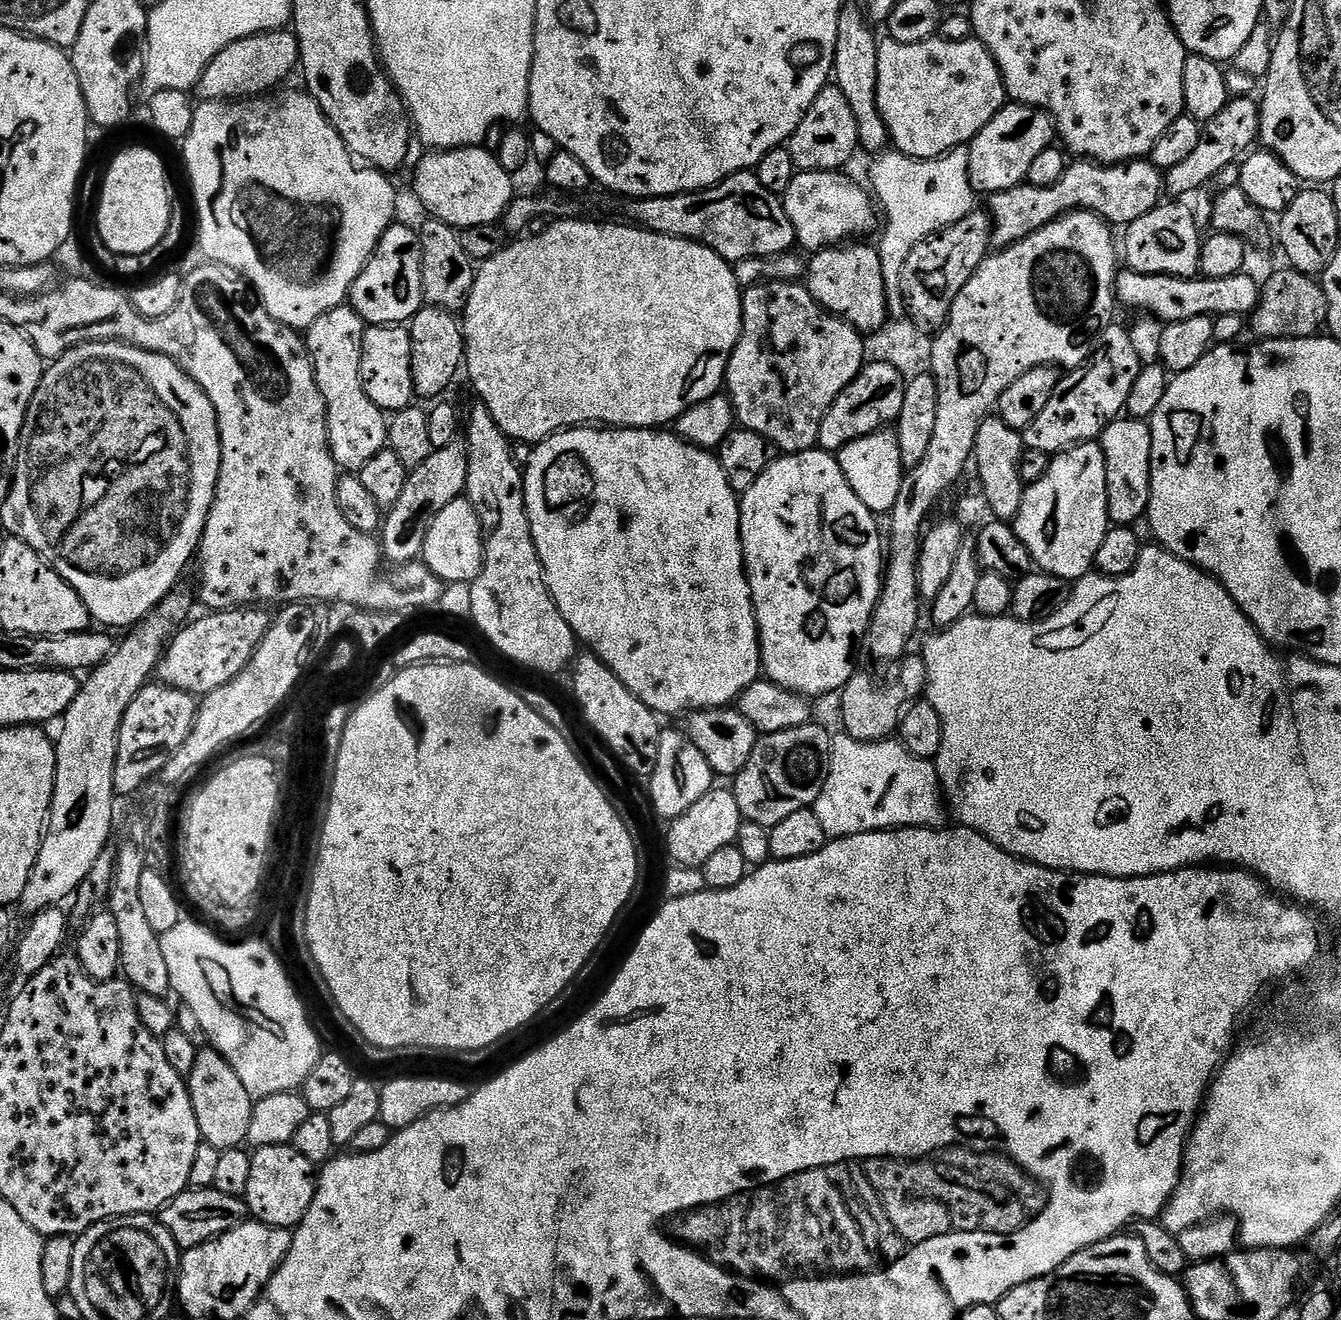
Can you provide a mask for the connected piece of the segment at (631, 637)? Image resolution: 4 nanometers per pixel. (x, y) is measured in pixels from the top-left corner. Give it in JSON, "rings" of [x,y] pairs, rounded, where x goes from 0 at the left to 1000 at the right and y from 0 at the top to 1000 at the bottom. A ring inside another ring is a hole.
{"rings":[[[430,323],[421,324],[408,330],[397,340],[397,346],[390,355],[391,359],[391,377],[392,377],[392,389],[395,392],[395,402],[398,408],[398,414],[401,417],[401,423],[404,426],[406,440],[425,477],[430,481],[430,486],[435,488],[439,495],[447,498],[461,514],[474,526],[485,539],[495,542],[504,542],[514,539],[521,539],[523,536],[542,536],[547,532],[551,531],[552,527],[563,515],[567,514],[568,504],[567,502],[567,481],[564,473],[564,466],[561,458],[561,451],[558,443],[558,436],[555,433],[555,417],[553,417],[553,408],[552,407],[552,380],[550,374],[541,365],[541,356],[538,356],[536,348],[527,339],[518,339],[517,336],[512,336],[503,327],[490,326],[488,324],[457,324],[456,323]]]}

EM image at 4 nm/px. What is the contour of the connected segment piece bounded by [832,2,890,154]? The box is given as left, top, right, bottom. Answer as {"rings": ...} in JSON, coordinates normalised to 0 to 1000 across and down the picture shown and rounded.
{"rings":[[[630,2],[626,7],[625,14],[625,29],[622,38],[622,55],[623,66],[631,71],[631,77],[634,77],[634,83],[637,86],[637,92],[640,92],[640,105],[641,112],[644,114],[656,117],[663,111],[664,104],[662,96],[655,83],[653,72],[655,71],[655,27],[650,25],[651,19],[646,11],[645,7],[641,2]]]}

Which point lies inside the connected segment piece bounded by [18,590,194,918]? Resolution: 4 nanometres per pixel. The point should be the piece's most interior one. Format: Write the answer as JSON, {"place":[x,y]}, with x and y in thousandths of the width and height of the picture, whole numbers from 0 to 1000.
{"place":[57,632]}

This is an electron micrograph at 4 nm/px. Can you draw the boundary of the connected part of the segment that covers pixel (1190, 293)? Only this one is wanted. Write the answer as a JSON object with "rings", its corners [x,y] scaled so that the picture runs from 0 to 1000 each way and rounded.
{"rings":[[[835,205],[832,208],[832,226],[836,234],[848,233],[857,236],[866,246],[884,244],[884,241],[908,240],[923,238],[930,240],[940,228],[940,216],[925,205],[914,211],[887,211],[884,209],[864,209]]]}

